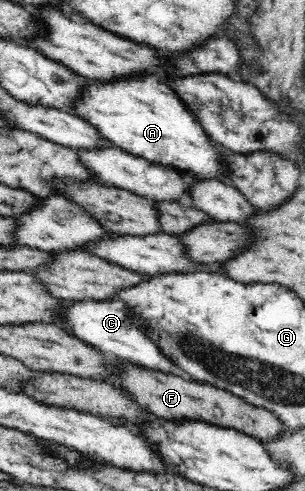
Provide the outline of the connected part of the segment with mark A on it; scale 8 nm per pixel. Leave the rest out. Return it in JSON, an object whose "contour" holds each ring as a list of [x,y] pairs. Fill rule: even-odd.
{"contour":[[[147,75],[145,79],[141,77],[141,79],[117,80],[114,84],[113,82],[105,84],[105,82],[92,81],[87,84],[73,114],[92,123],[112,145],[121,148],[128,154],[138,155],[150,162],[169,166],[188,179],[228,182],[226,161],[229,157],[229,151],[216,144],[207,135],[197,114],[189,109],[182,99],[179,99],[172,86],[169,83],[161,83],[157,79],[153,75]]]}

